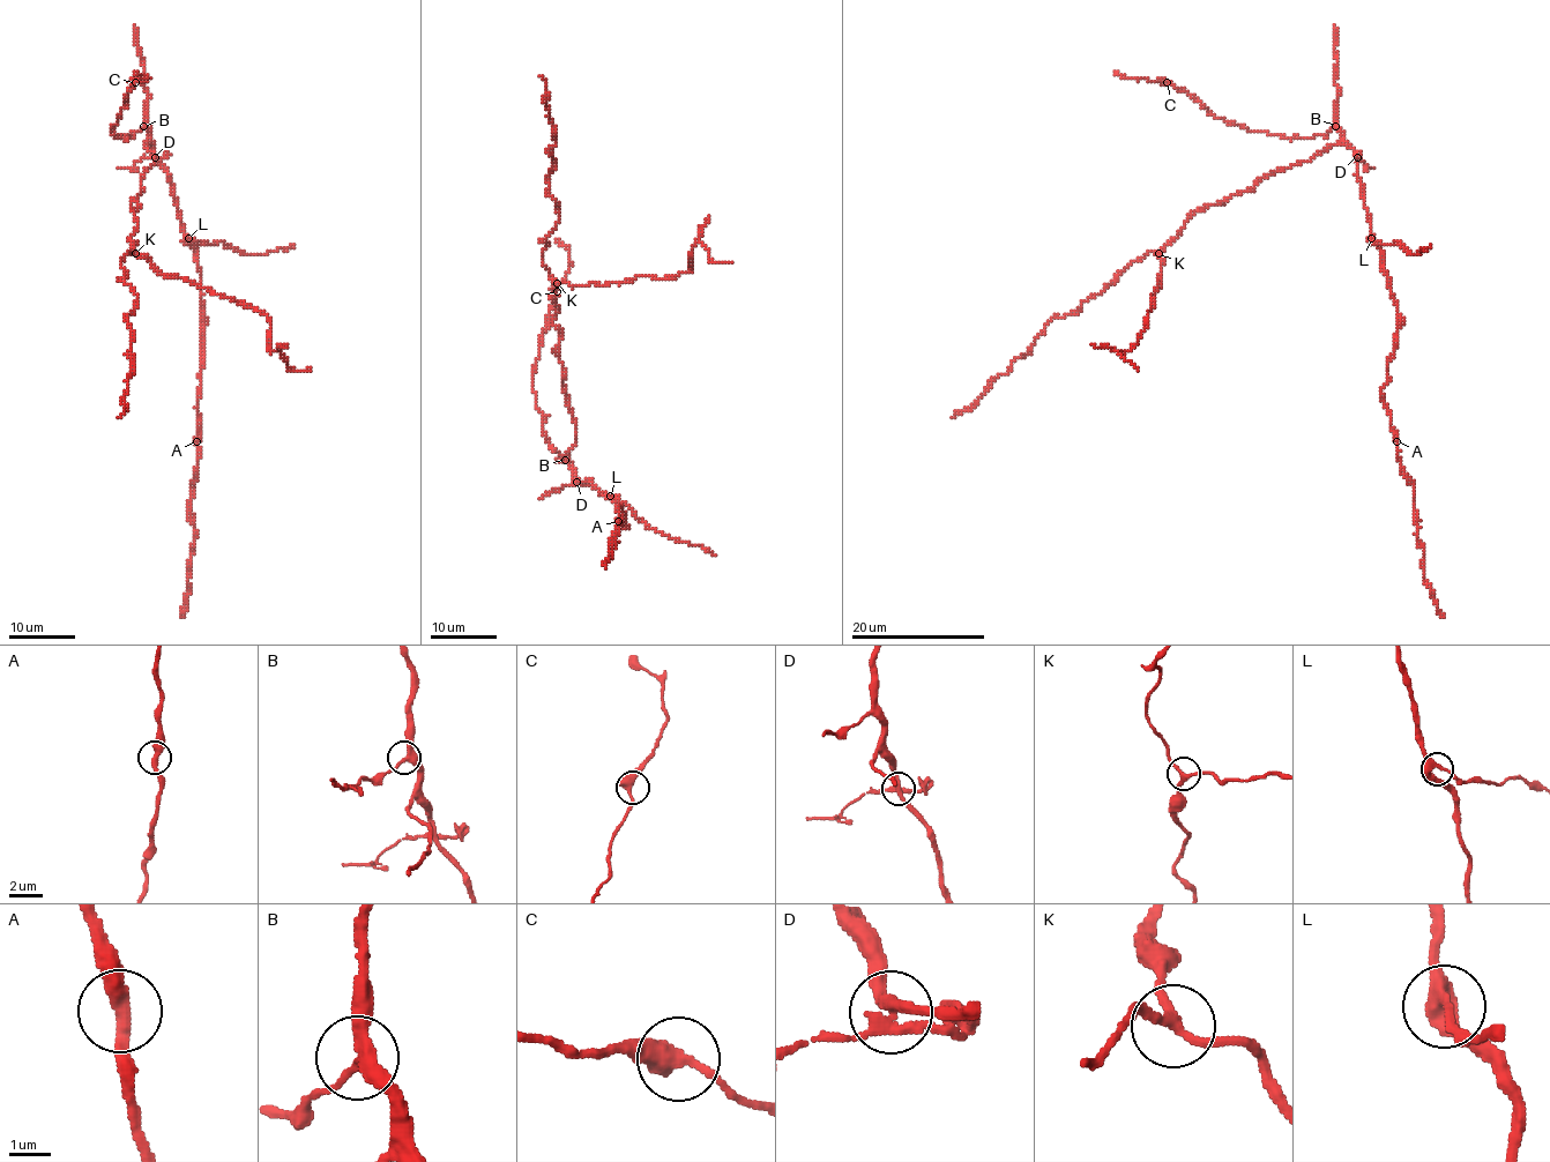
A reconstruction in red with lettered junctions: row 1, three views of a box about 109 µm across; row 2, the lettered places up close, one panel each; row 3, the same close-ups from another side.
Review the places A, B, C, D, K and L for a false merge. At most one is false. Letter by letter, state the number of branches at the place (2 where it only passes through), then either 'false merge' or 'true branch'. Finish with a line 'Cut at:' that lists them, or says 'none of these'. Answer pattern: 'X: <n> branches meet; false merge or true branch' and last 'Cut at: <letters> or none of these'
A: 2 branches meet; true branch
B: 3 branches meet; true branch
C: 2 branches meet; true branch
D: 4 branches meet; false merge
K: 3 branches meet; true branch
L: 3 branches meet; true branch
Cut at: D

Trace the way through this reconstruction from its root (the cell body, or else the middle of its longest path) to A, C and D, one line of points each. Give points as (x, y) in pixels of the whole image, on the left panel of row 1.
A: (147, 142), (166, 172), (184, 238), (195, 251), (201, 275), (203, 362), (196, 441)
C: (147, 142), (148, 131), (144, 127), (125, 138), (117, 138), (112, 132), (135, 82)
D: (147, 142), (155, 157)

